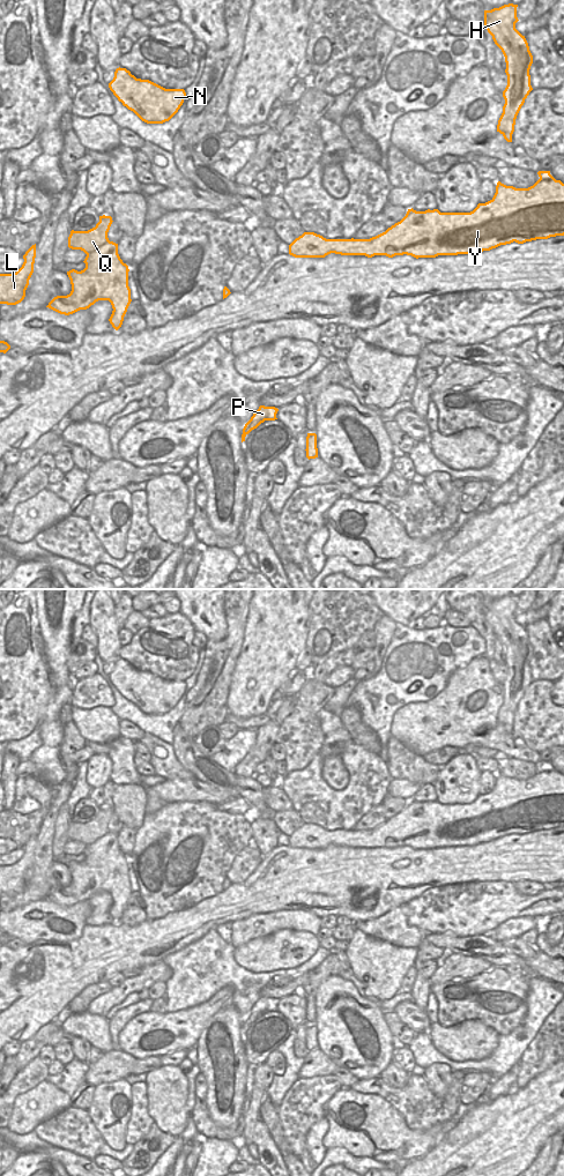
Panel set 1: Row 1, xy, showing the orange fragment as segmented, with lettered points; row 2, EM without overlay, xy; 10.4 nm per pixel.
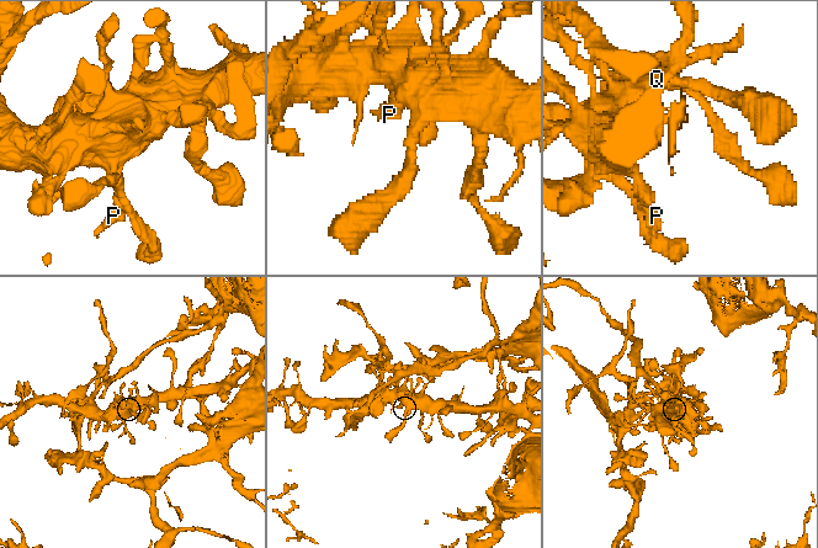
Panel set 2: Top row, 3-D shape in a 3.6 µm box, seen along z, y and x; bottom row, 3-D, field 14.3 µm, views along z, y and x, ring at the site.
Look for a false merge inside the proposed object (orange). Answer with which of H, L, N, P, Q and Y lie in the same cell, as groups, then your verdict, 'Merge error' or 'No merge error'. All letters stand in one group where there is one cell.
Groups: H L N P Y / Q. Merge error.

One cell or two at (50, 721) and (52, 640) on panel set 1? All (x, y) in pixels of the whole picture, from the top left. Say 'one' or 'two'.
one

